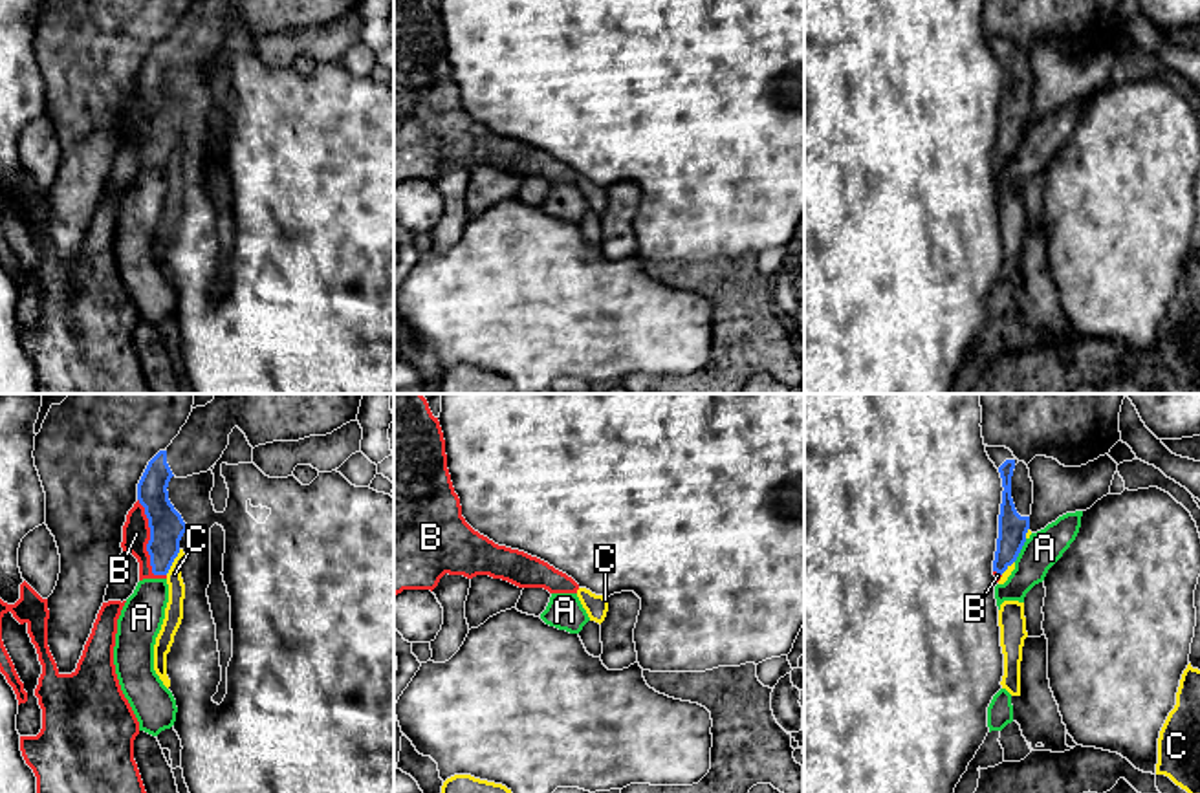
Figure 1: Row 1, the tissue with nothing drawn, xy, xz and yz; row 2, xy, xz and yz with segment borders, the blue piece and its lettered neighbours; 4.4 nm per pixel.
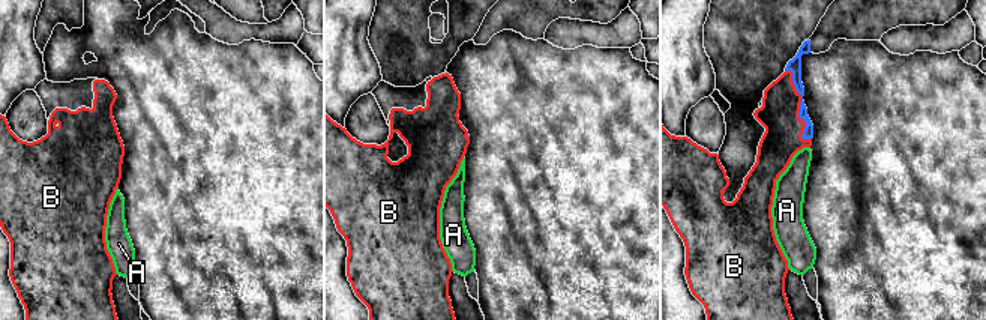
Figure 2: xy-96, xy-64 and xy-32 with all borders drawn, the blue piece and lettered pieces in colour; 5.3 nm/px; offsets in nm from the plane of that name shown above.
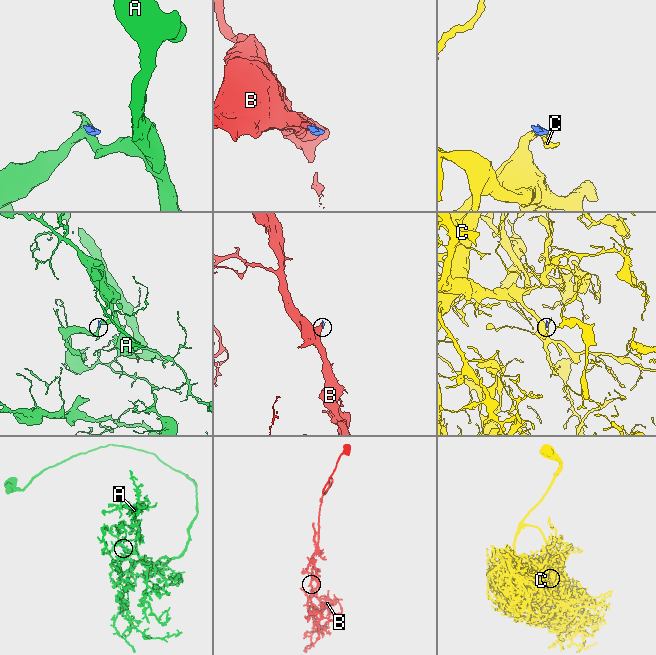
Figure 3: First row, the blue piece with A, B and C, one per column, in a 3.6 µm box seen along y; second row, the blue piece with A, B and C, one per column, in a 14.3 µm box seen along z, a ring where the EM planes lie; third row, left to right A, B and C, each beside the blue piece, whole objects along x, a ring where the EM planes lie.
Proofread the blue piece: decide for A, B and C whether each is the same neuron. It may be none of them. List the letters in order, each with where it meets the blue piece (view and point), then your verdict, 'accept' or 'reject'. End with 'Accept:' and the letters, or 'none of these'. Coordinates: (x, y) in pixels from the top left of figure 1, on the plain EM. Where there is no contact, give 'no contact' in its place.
A: yz (1021, 138) | reject
B: xy (149, 132) | accept
C: xy (173, 151) | reject
Accept: B

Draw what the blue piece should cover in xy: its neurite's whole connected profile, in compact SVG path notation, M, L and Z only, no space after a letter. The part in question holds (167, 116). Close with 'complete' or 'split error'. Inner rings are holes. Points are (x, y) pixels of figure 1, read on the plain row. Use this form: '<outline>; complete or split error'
M192 0L172 33L147 55L137 92L126 104L121 137L139 152L139 170L167 168L187 114L169 90L172 66L207 62L238 16L249 35L326 26L355 11L359 0Z; split error

